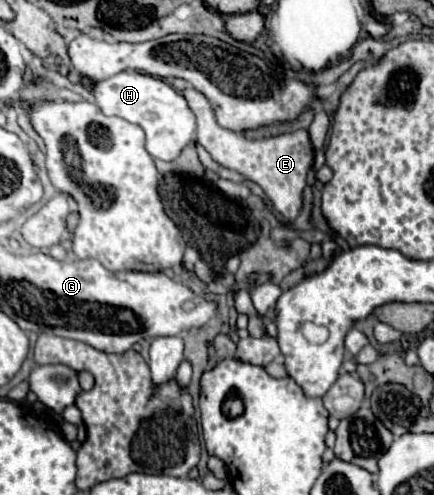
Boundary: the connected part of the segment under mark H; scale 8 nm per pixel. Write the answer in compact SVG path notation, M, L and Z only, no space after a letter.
M120 72L112 78L96 82L92 92L96 96L96 104L106 116L124 118L132 124L138 124L146 132L146 150L156 160L176 160L182 148L194 140L196 120L186 104L186 98L160 78L140 72Z

